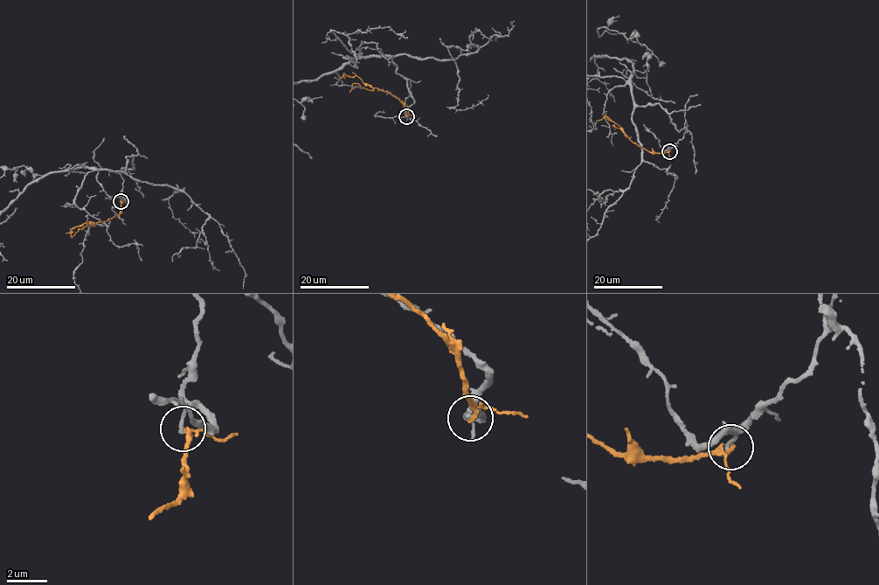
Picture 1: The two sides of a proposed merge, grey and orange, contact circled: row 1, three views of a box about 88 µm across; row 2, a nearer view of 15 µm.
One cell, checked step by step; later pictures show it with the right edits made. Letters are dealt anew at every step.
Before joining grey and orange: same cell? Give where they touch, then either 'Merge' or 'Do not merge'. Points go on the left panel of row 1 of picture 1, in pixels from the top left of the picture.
Place: (121, 201). Do not merge

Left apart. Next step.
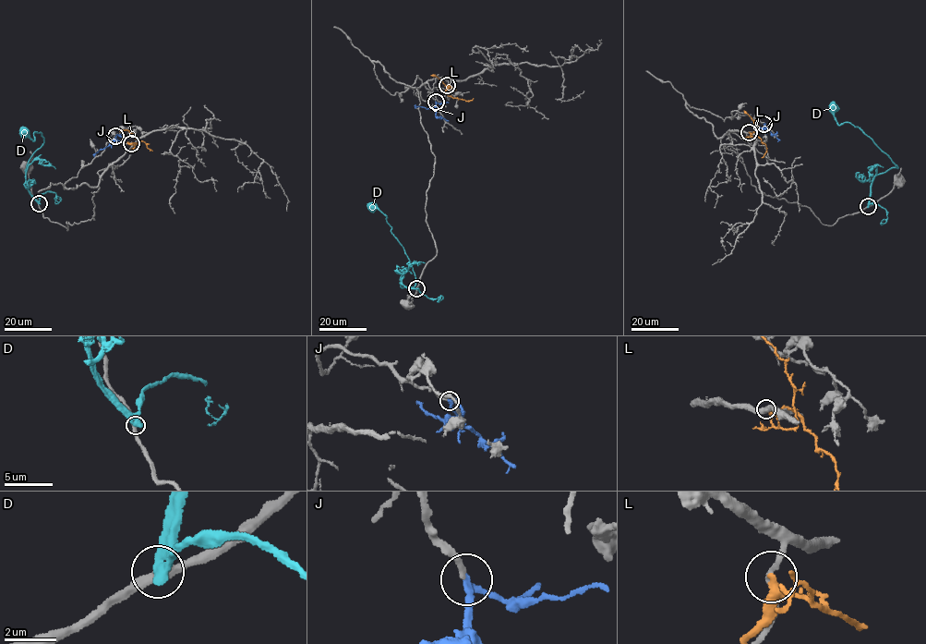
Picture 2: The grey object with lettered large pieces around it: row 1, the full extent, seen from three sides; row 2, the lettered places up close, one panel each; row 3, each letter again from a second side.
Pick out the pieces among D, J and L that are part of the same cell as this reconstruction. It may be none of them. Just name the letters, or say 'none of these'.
J

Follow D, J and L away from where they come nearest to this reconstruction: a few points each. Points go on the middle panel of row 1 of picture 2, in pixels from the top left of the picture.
D: (417, 288), (401, 283), (400, 286), (415, 285), (413, 267), (386, 215), (366, 204)
J: (435, 102), (433, 108), (414, 105)
L: (447, 85), (445, 92), (449, 96), (467, 102), (474, 98)

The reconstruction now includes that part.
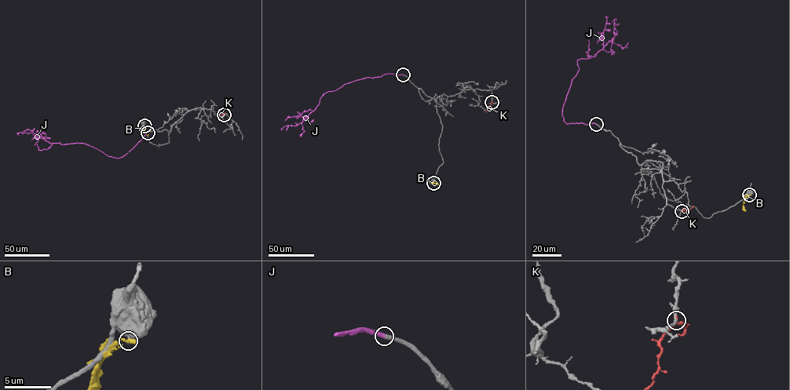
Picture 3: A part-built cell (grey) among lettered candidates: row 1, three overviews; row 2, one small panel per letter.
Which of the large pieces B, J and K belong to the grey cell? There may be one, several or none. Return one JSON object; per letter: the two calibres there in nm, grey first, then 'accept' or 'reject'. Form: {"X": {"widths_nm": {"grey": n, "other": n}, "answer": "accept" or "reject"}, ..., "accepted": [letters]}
{"B": {"widths_nm": {"grey": 400, "other": 340}, "answer": "reject"}, "J": {"widths_nm": {"grey": 360, "other": 400}, "answer": "accept"}, "K": {"widths_nm": {"grey": 240, "other": 200}, "answer": "reject"}, "accepted": ["J"]}

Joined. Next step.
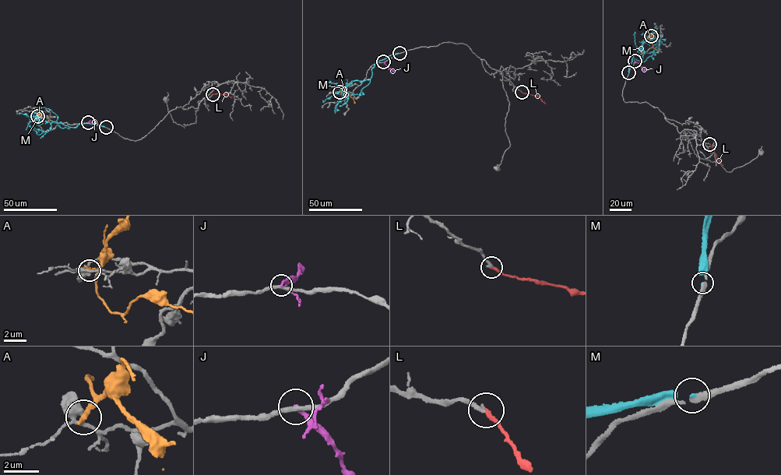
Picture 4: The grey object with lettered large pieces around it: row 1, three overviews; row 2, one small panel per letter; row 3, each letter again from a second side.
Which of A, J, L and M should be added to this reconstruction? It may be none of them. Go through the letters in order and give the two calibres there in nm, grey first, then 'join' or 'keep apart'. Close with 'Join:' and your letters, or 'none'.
A: 380 nm thick on the grey side, 360 nm on the other; keep apart
J: 280 nm thick on the grey side, 200 nm on the other; keep apart
L: 240 nm thick on the grey side, 240 nm on the other; join
M: 240 nm thick on the grey side, 130 nm on the other; keep apart
Join: L

